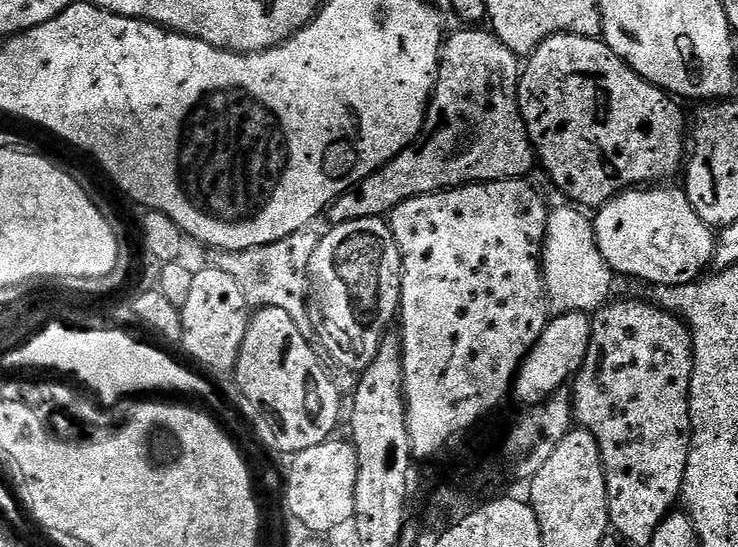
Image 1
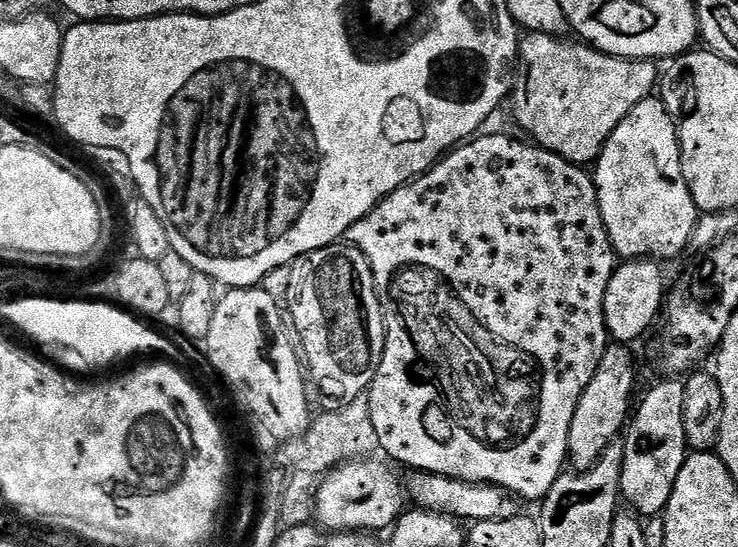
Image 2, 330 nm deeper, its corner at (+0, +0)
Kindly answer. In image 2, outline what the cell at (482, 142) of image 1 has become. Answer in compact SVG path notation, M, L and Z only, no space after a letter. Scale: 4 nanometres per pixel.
M541 32L521 35L519 59L522 64L524 60L525 68L518 72L520 124L539 147L566 158L571 164L588 166L599 160L600 151L610 134L614 134L618 122L622 122L622 118L626 118L638 102L649 99L657 91L658 68L651 60L623 60L617 56L607 56L587 43L567 44L566 41Z

